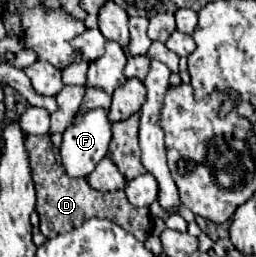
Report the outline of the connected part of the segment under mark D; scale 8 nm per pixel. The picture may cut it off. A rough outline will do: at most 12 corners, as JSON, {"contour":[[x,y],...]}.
{"contour":[[27,135],[41,233],[105,217],[145,241],[149,207],[69,177],[49,135]]}

